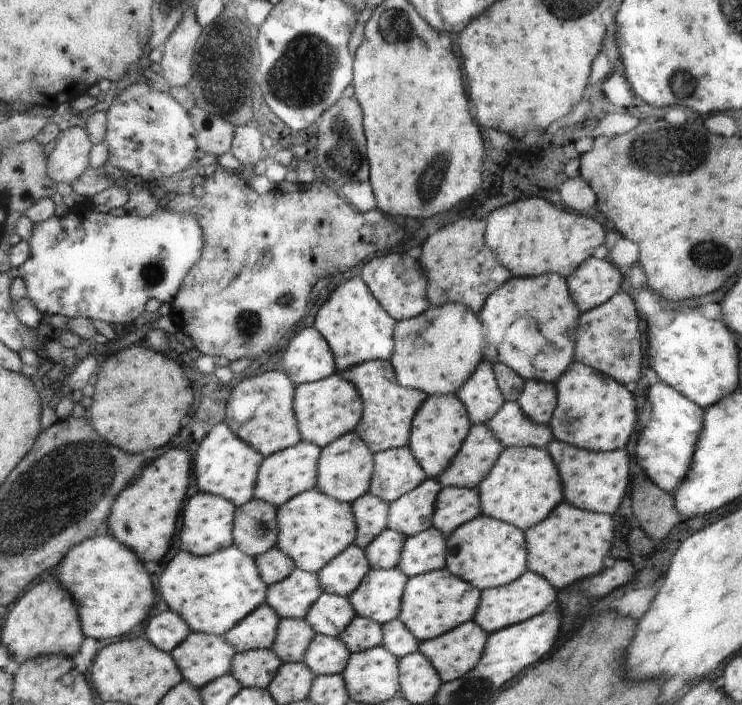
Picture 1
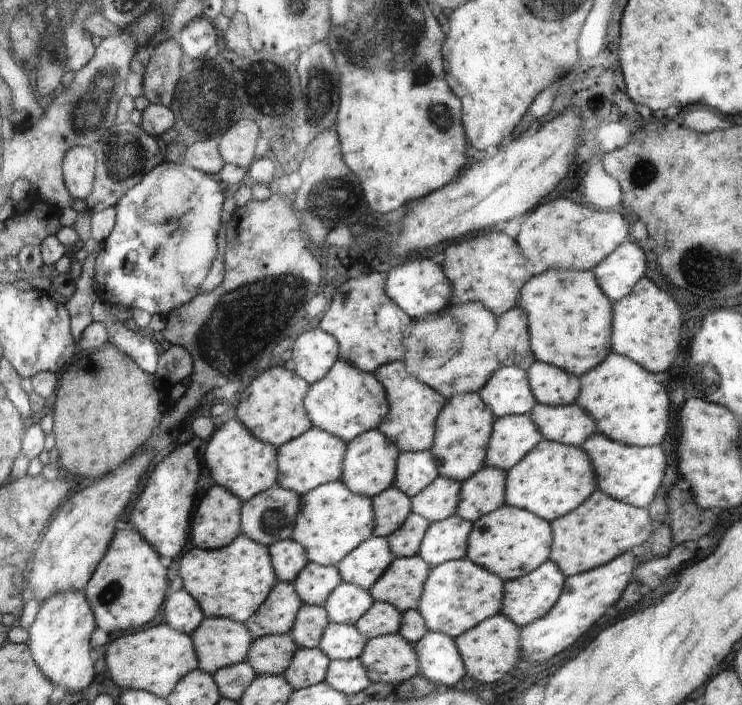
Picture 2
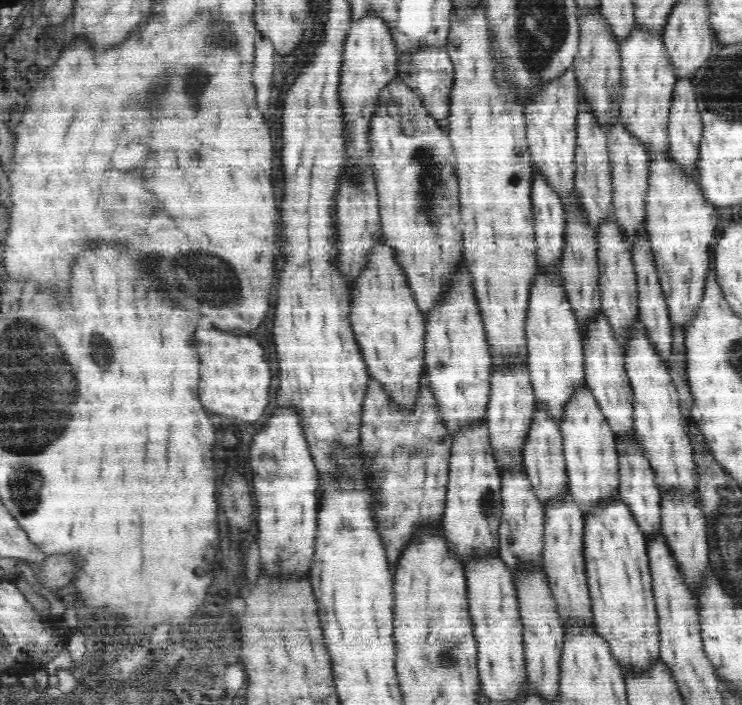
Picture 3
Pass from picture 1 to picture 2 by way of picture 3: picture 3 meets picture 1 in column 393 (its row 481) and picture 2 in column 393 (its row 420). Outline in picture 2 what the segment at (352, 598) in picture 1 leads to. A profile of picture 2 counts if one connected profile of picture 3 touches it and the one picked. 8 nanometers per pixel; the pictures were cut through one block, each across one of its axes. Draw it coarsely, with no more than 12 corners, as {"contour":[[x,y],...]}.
{"contour":[[396,557],[367,591],[400,612],[421,602],[431,570]]}

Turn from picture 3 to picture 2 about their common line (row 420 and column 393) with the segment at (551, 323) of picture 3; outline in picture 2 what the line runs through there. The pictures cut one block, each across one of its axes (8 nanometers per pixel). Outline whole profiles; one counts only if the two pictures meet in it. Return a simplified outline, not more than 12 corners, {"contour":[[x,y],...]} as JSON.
{"contour":[[372,535],[345,554],[342,581],[370,590],[393,560]]}

